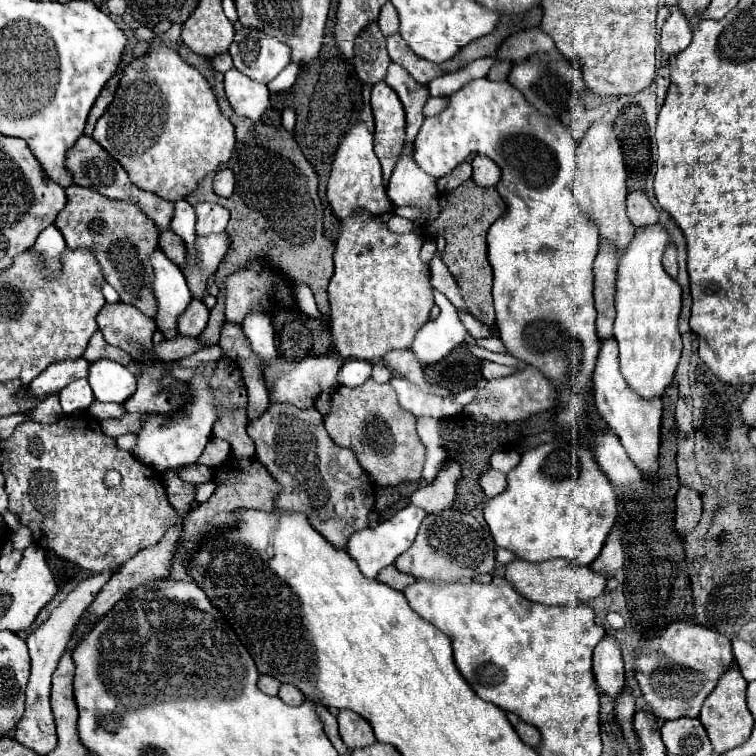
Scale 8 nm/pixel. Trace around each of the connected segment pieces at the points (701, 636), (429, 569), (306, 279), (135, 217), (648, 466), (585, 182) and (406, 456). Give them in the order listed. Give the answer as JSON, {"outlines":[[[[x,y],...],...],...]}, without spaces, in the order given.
{"outlines":[[[[677,621],[671,623],[655,639],[647,639],[637,647],[635,677],[649,709],[669,721],[679,717],[697,717],[707,695],[717,687],[719,677],[733,665],[731,641],[707,627]]],[[[447,509],[441,513],[431,513],[423,519],[413,545],[397,557],[395,567],[417,579],[473,579],[481,573],[491,573],[495,569],[495,543],[489,531],[481,527],[475,517],[471,517],[469,513]]],[[[179,45],[181,57],[197,67],[203,77],[209,81],[213,93],[217,95],[217,103],[221,111],[231,119],[237,133],[235,151],[229,159],[229,169],[235,173],[235,191],[231,197],[219,197],[215,195],[211,187],[213,173],[209,173],[203,181],[197,183],[195,191],[191,193],[191,199],[187,199],[191,205],[201,201],[219,203],[225,209],[231,211],[231,219],[227,225],[227,233],[231,237],[231,247],[221,261],[215,283],[219,287],[217,305],[213,307],[209,315],[209,323],[205,331],[201,333],[201,341],[207,345],[217,345],[219,333],[225,325],[223,315],[223,301],[225,301],[225,277],[239,271],[249,263],[253,257],[267,257],[275,267],[283,269],[295,283],[305,283],[311,287],[317,307],[323,315],[329,315],[329,299],[327,299],[327,285],[333,277],[333,251],[335,245],[325,237],[323,231],[323,205],[317,195],[317,173],[311,167],[311,163],[303,157],[295,137],[285,127],[273,127],[265,123],[255,123],[257,133],[251,135],[251,119],[243,119],[243,115],[235,115],[231,111],[231,105],[227,103],[225,91],[223,91],[223,73],[213,69],[211,59],[193,53],[185,45]]],[[[69,185],[65,191],[67,205],[57,215],[55,225],[63,233],[67,247],[91,249],[107,275],[107,283],[119,291],[121,301],[135,305],[147,317],[155,317],[155,297],[151,293],[153,269],[149,265],[149,253],[157,249],[161,233],[159,227],[137,205],[111,201],[101,193],[79,185]]],[[[613,337],[599,339],[601,349],[597,355],[595,371],[593,371],[593,397],[599,415],[607,421],[607,425],[617,433],[621,445],[627,449],[631,461],[645,471],[647,475],[655,475],[657,471],[657,453],[659,453],[659,427],[661,427],[661,399],[643,399],[635,395],[627,381],[619,371],[619,357],[617,357],[617,343]]],[[[595,121],[583,135],[583,139],[577,143],[577,173],[573,183],[573,193],[581,209],[597,223],[601,239],[607,239],[617,247],[617,257],[625,251],[623,247],[629,245],[635,227],[631,227],[631,221],[627,219],[625,209],[625,195],[627,195],[627,169],[623,161],[623,151],[619,145],[619,139],[607,123]]],[[[367,379],[359,387],[339,387],[333,391],[333,409],[325,417],[329,437],[355,453],[363,471],[377,487],[397,487],[405,481],[417,483],[425,461],[425,447],[415,431],[415,417],[399,407],[395,389]]]]}

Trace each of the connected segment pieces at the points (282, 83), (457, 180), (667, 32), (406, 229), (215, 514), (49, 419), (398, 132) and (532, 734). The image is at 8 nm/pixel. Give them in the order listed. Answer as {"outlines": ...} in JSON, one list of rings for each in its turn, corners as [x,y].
{"outlines":[[[[289,63],[271,83],[267,83],[267,87],[269,87],[269,91],[273,91],[273,93],[285,91],[285,89],[289,89],[289,87],[295,83],[297,75],[299,75],[299,65]]],[[[463,161],[463,163],[459,163],[459,165],[449,173],[449,175],[441,177],[441,179],[437,181],[437,187],[439,187],[439,191],[455,189],[455,187],[459,187],[463,181],[471,179],[471,173],[473,173],[471,163],[469,163],[469,161]]],[[[675,9],[675,11],[671,11],[671,15],[667,17],[667,21],[661,29],[659,47],[661,47],[663,55],[671,57],[671,55],[683,51],[689,43],[691,43],[689,19],[683,19],[683,15],[679,15],[679,9]]],[[[391,215],[391,219],[387,221],[387,227],[395,233],[411,233],[413,231],[413,223],[409,219],[403,219],[401,215]]],[[[227,459],[227,461],[229,463],[223,463],[217,469],[217,475],[223,477],[223,487],[219,485],[207,503],[201,503],[193,511],[189,511],[189,515],[185,517],[179,549],[191,551],[191,547],[195,547],[195,541],[199,541],[199,537],[203,537],[205,531],[209,533],[211,527],[217,529],[219,525],[229,523],[231,511],[237,507],[261,509],[261,511],[269,511],[269,507],[275,507],[273,495],[279,491],[279,487],[273,481],[273,477],[265,471],[265,467],[261,463],[257,463],[257,459]]],[[[49,395],[35,409],[27,411],[27,417],[29,417],[29,421],[37,421],[37,423],[57,423],[61,417],[65,417],[65,413],[59,405],[59,397]]],[[[387,83],[373,85],[371,107],[375,115],[375,155],[383,167],[383,185],[387,185],[395,161],[403,149],[405,113],[397,93]]],[[[519,723],[519,725],[515,725],[515,731],[517,731],[517,735],[521,737],[521,741],[523,743],[527,743],[529,747],[537,747],[537,743],[541,741],[541,733],[537,731],[537,727],[533,727],[533,725],[529,725],[529,723]]]]}

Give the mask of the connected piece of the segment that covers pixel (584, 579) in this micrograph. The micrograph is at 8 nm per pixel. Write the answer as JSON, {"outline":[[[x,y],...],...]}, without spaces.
{"outline":[[[515,559],[505,569],[505,579],[511,583],[511,587],[523,595],[529,601],[543,603],[543,605],[573,605],[573,603],[585,603],[589,599],[595,599],[605,589],[607,577],[593,573],[589,567],[577,567],[567,563],[565,559],[551,559],[543,563],[529,563]]]}

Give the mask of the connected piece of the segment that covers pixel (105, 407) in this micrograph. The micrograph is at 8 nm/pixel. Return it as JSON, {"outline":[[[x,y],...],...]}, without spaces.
{"outline":[[[93,401],[91,407],[89,407],[89,413],[91,413],[91,415],[115,415],[115,419],[127,415],[127,411],[125,411],[123,405],[103,403],[103,401]]]}

